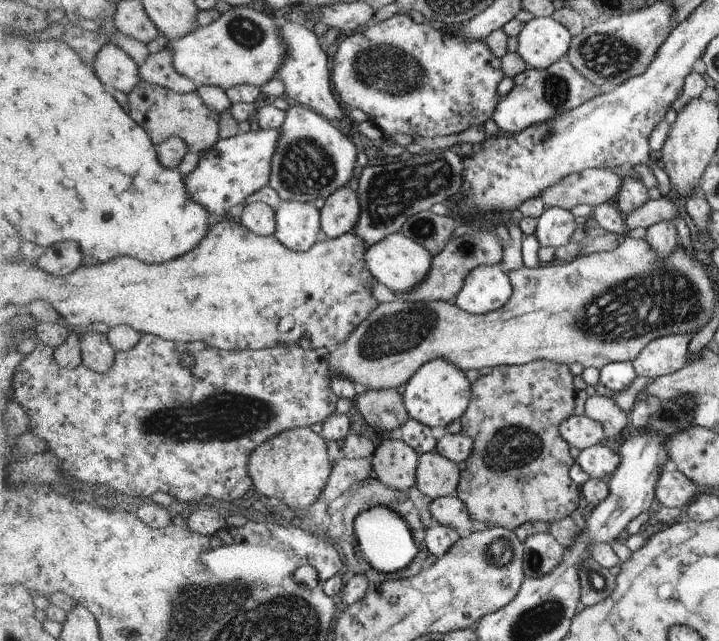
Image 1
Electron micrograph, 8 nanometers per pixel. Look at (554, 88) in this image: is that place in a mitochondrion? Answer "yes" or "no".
yes

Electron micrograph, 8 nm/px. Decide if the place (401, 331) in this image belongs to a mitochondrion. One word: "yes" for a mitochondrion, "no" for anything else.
yes

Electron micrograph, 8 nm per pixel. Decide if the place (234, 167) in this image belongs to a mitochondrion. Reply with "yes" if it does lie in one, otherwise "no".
no

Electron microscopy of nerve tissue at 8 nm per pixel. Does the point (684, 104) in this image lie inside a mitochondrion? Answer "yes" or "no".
no

